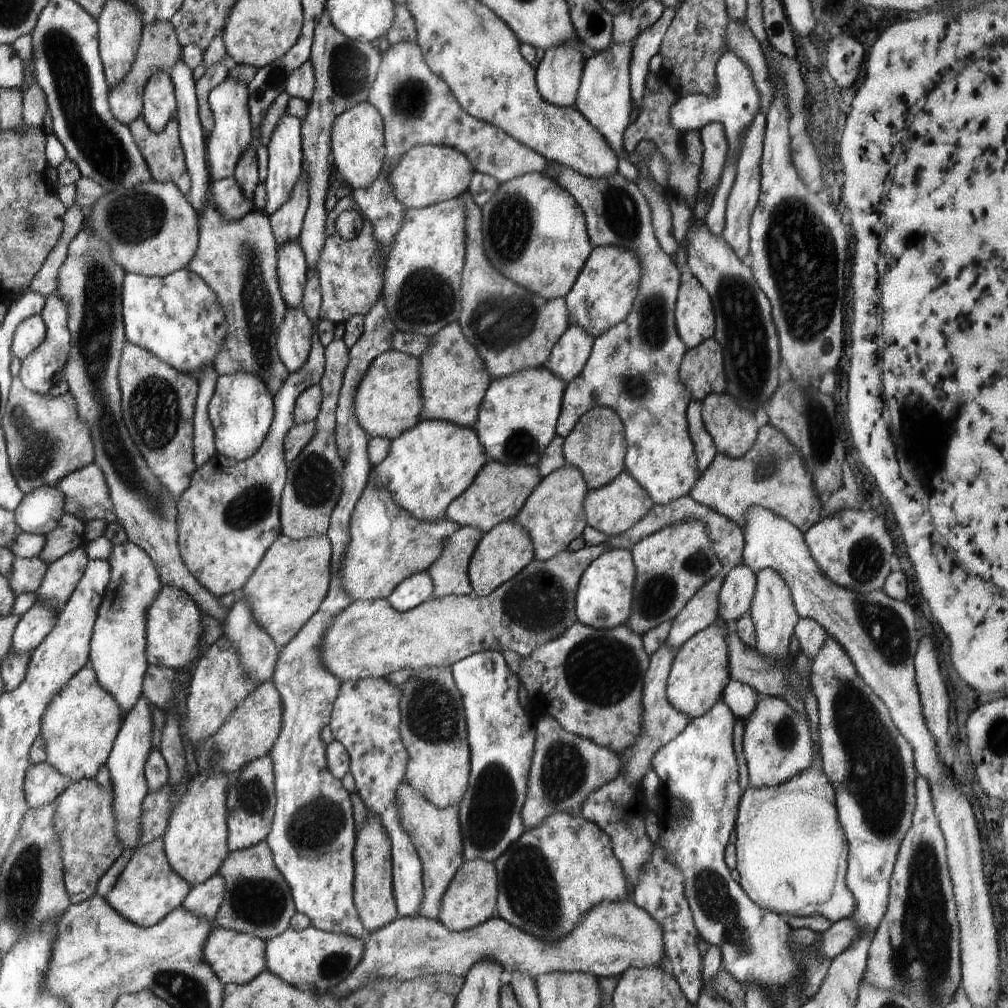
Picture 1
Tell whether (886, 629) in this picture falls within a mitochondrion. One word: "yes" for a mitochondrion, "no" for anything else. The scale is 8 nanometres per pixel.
yes

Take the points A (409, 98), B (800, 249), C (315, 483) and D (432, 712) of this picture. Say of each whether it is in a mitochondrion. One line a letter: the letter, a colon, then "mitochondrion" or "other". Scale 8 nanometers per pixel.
A: mitochondrion
B: mitochondrion
C: mitochondrion
D: mitochondrion

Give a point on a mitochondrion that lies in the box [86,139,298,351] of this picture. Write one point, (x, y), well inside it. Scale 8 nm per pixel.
(134, 217)

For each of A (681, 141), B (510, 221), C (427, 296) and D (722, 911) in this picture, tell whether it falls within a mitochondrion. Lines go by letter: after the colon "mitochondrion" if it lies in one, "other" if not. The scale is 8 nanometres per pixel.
A: other
B: mitochondrion
C: mitochondrion
D: mitochondrion

